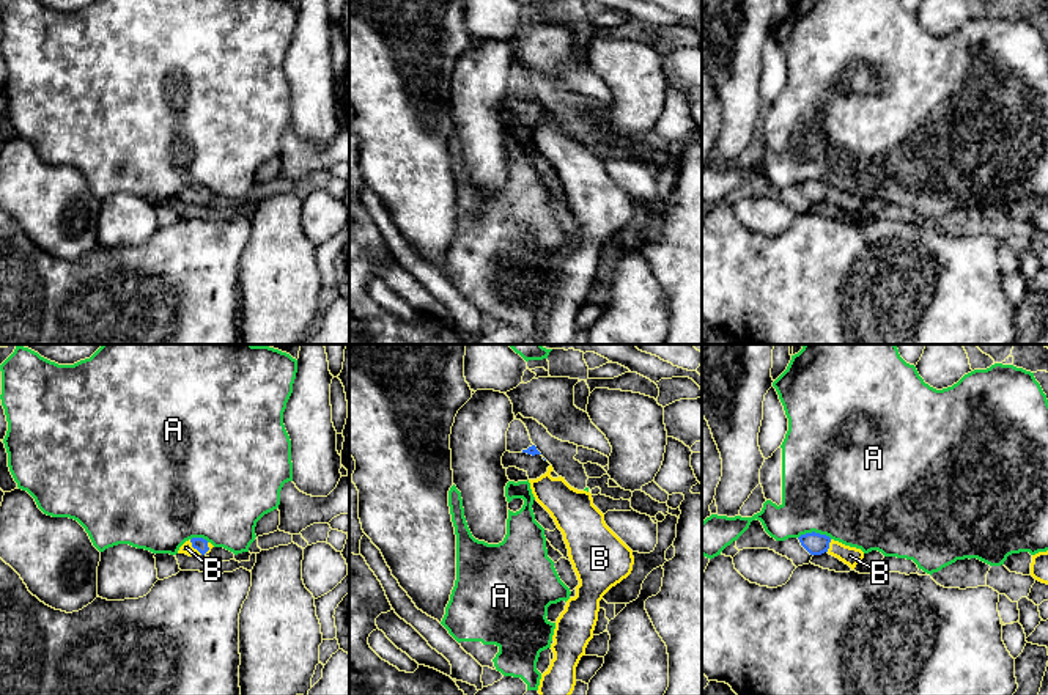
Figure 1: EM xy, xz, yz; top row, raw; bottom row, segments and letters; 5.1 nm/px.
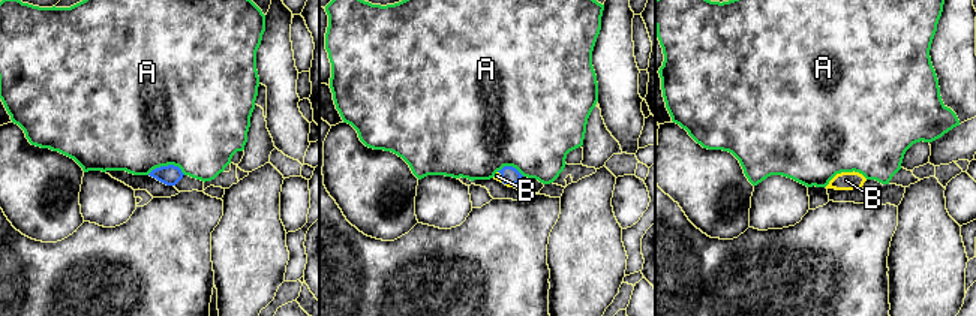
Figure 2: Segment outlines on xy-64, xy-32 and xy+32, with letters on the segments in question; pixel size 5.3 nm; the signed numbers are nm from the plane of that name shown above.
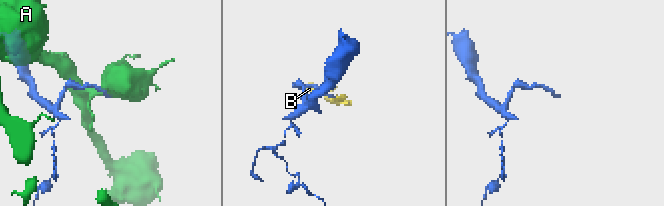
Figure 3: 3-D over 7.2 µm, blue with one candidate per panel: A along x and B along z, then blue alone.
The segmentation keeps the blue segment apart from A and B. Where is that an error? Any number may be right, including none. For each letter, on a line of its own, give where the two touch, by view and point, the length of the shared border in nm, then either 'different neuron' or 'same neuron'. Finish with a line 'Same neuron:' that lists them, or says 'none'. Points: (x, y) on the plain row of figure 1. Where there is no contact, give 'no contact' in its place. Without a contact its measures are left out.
A: meets blue in yz at (814, 180); contact 180 nm long; different neuron
B: meets blue in xy at (194, 195); contact 100 nm long; same neuron
Same neuron: B

